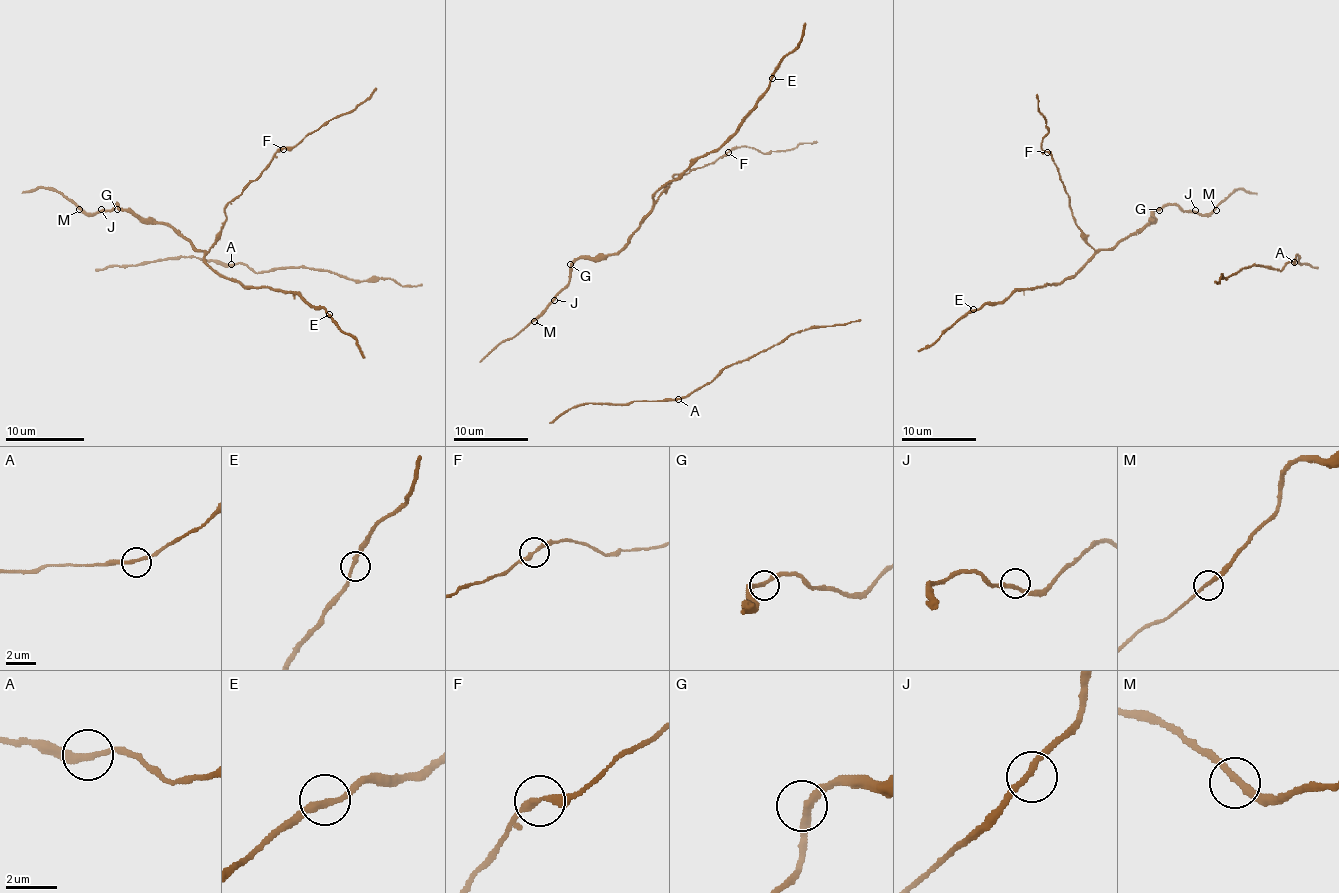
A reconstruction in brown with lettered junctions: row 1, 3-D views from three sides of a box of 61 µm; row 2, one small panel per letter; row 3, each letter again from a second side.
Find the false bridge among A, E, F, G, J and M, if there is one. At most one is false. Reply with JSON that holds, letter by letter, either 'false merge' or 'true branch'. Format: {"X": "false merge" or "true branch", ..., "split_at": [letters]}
{"A": "true branch", "E": "true branch", "F": "true branch", "G": "true branch", "J": "true branch", "M": "true branch", "split_at": []}

